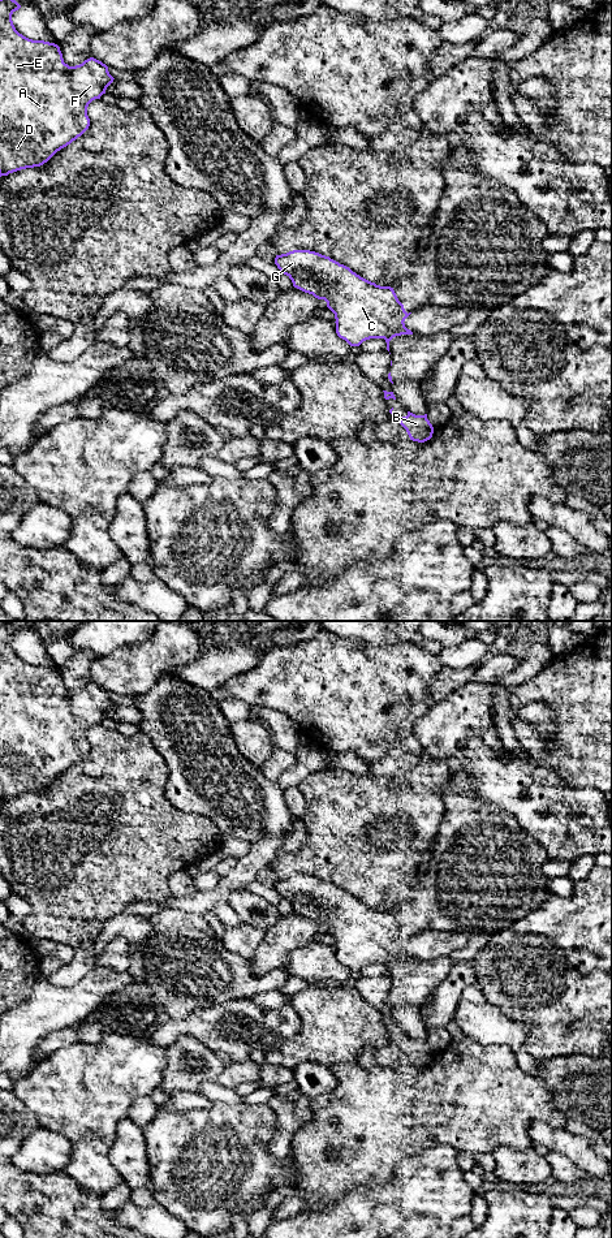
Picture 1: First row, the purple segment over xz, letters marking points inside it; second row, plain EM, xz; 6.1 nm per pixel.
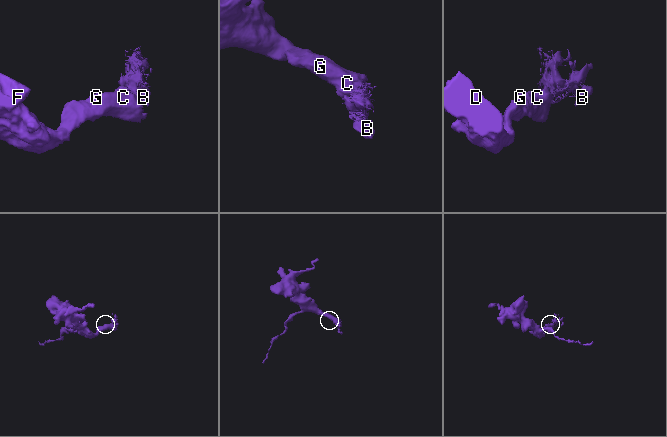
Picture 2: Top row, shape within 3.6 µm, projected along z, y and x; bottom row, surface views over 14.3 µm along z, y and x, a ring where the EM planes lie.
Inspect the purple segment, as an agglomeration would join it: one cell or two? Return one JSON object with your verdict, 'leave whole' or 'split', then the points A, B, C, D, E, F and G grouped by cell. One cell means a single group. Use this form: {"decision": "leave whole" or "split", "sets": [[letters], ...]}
{"decision": "split", "sets": [["A", "C", "D", "E", "F", "G"], ["B"]]}

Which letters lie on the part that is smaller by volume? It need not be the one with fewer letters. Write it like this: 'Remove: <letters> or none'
Remove: B

